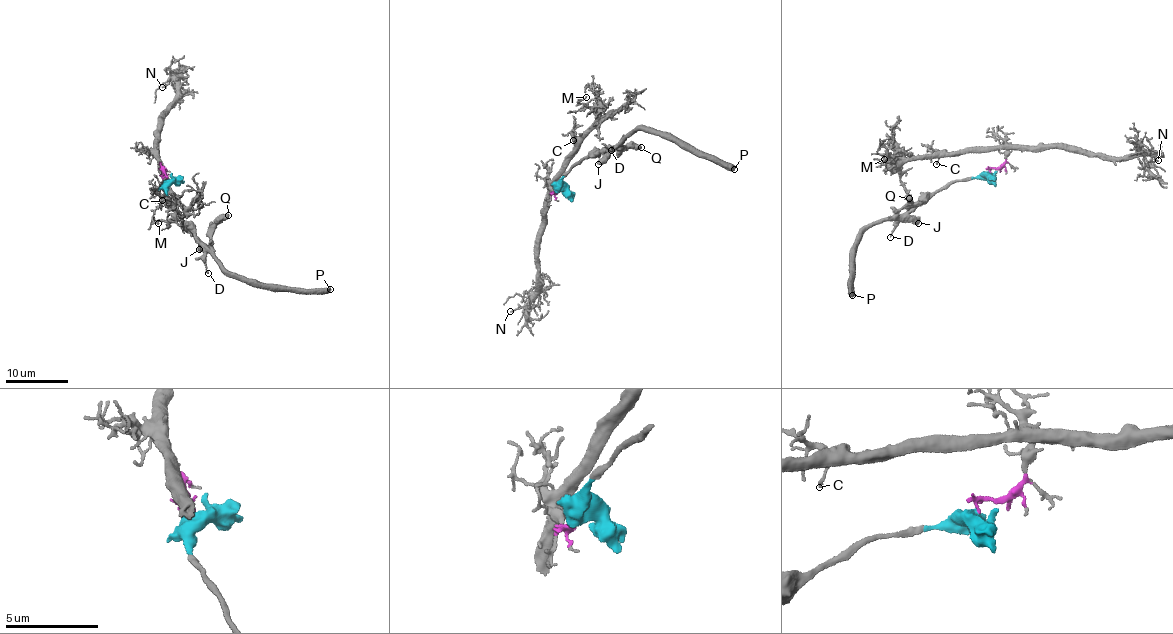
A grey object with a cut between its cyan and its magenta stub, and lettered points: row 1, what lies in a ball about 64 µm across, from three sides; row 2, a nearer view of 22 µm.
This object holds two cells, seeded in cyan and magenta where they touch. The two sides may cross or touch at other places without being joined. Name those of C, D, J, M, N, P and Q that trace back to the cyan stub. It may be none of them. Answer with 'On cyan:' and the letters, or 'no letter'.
On cyan: D, J, P, Q

